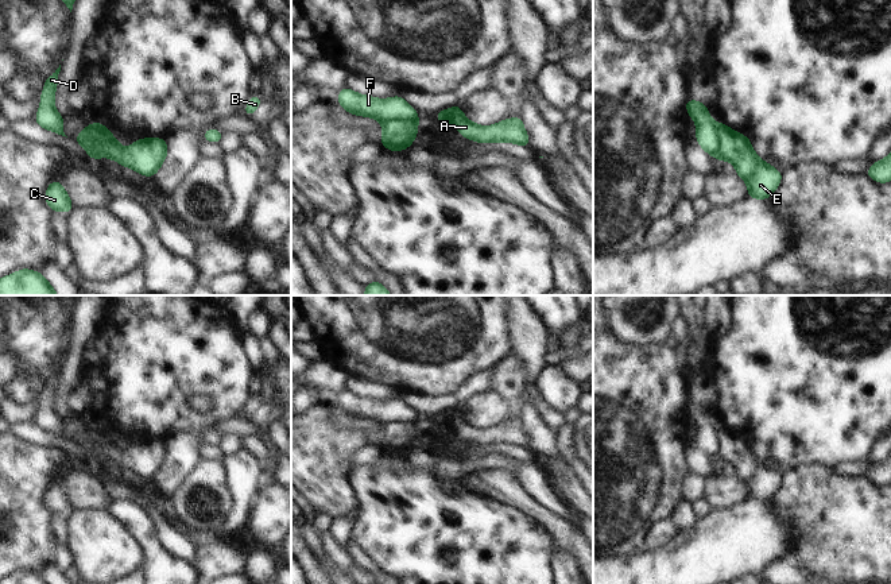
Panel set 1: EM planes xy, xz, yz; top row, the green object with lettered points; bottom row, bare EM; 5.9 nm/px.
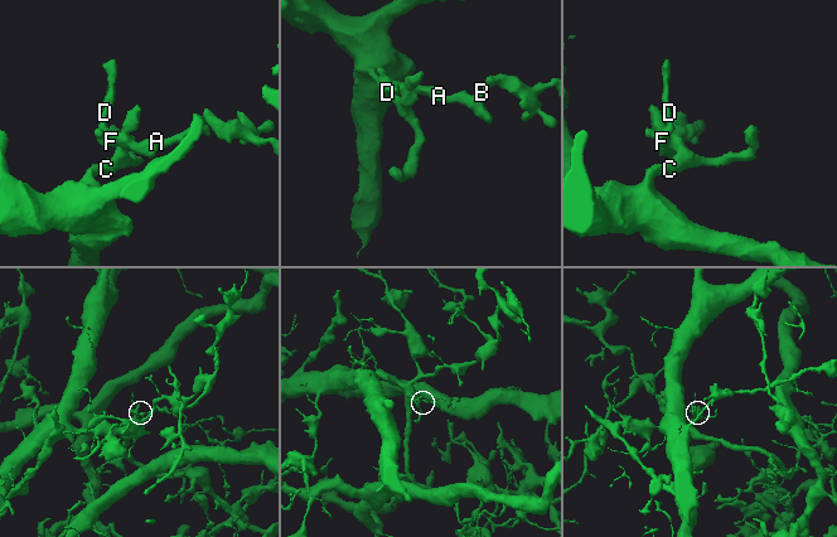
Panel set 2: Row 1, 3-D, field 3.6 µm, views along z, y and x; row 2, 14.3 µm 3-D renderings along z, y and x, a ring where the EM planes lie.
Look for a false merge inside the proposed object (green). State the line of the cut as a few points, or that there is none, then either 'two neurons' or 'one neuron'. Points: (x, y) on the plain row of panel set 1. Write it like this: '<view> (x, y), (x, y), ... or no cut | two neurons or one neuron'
xy (89, 428), (90, 440), (100, 448), (100, 452), (92, 459) | two neurons

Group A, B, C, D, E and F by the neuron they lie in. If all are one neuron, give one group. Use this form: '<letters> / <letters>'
A B D F / C E

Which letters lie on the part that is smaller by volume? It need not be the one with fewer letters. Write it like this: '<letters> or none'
A, B, D, F

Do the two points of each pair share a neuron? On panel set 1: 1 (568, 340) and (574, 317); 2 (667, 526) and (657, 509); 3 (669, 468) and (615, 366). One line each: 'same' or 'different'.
1: different
2: different
3: same

